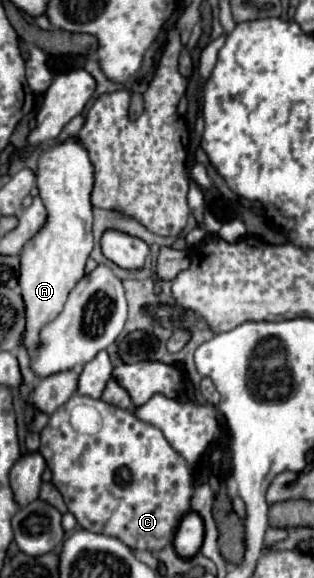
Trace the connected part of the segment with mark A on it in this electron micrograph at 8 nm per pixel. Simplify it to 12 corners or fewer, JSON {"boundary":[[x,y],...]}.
{"boundary":[[75,138],[41,152],[49,216],[19,256],[21,344],[63,310],[93,250],[93,168]]}

